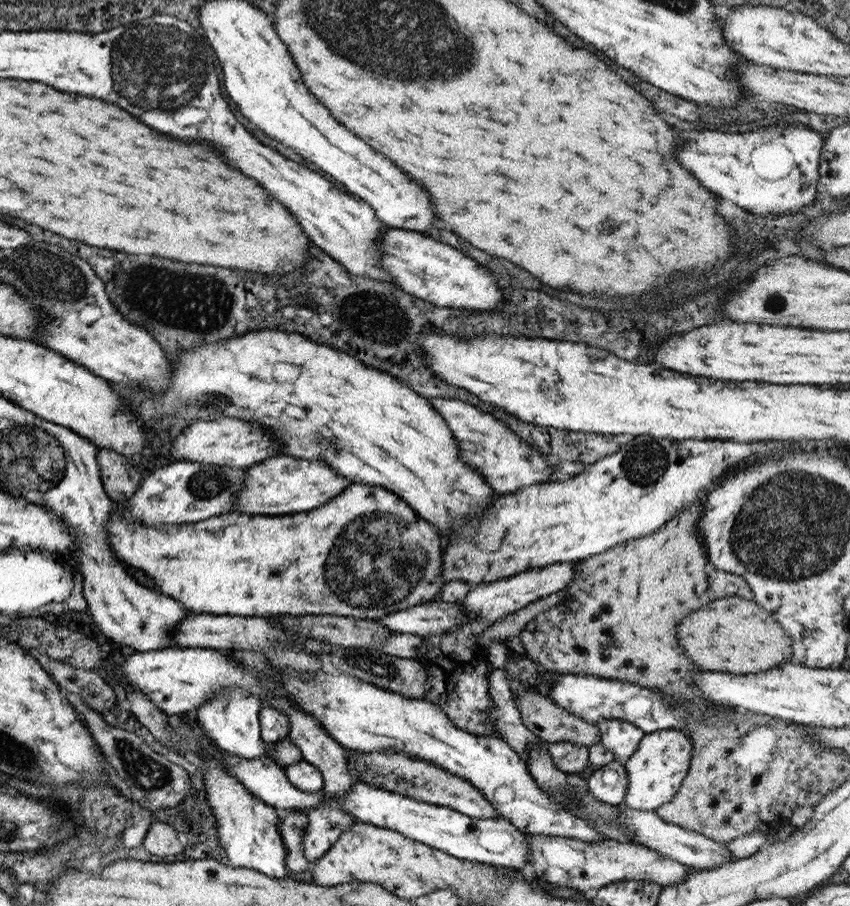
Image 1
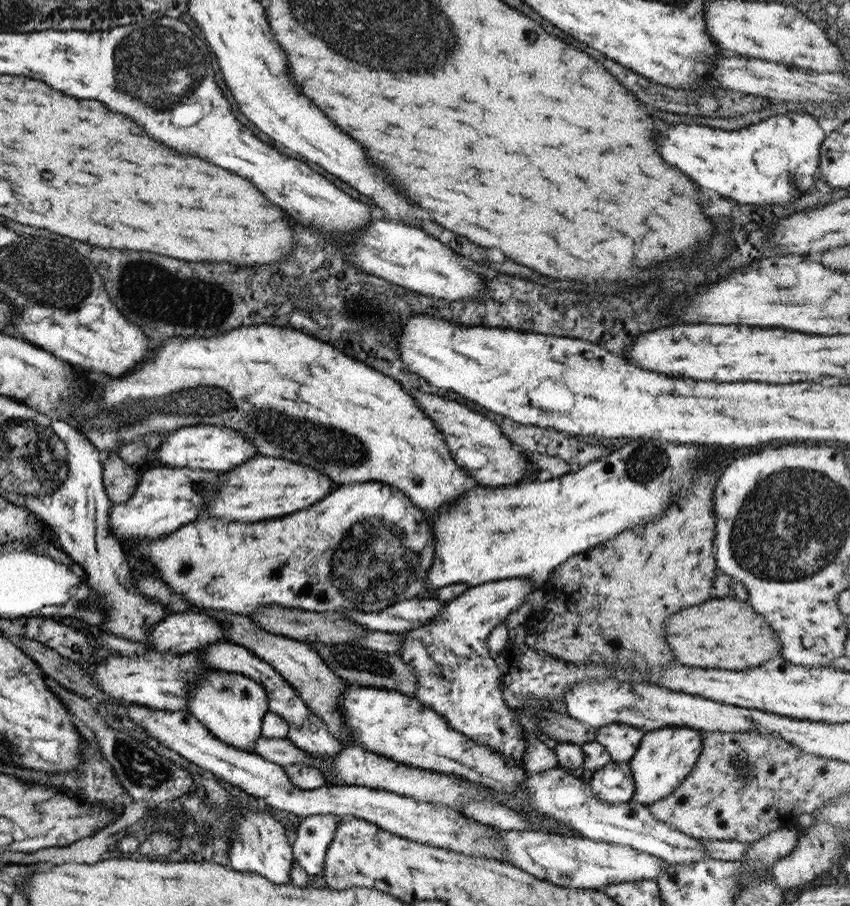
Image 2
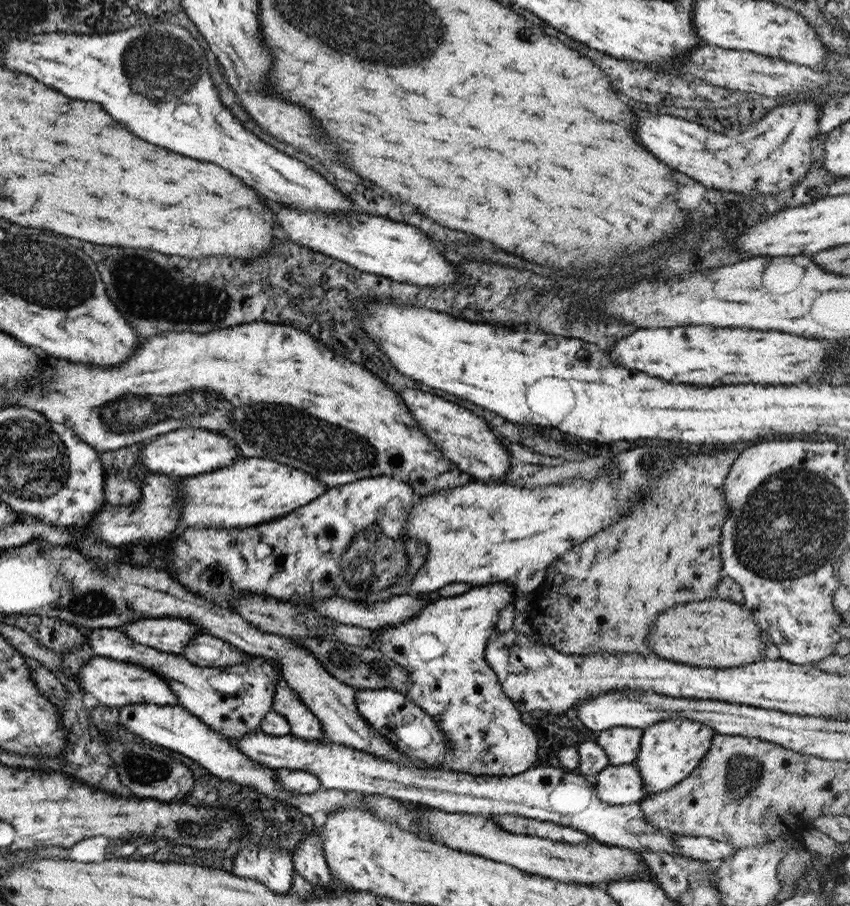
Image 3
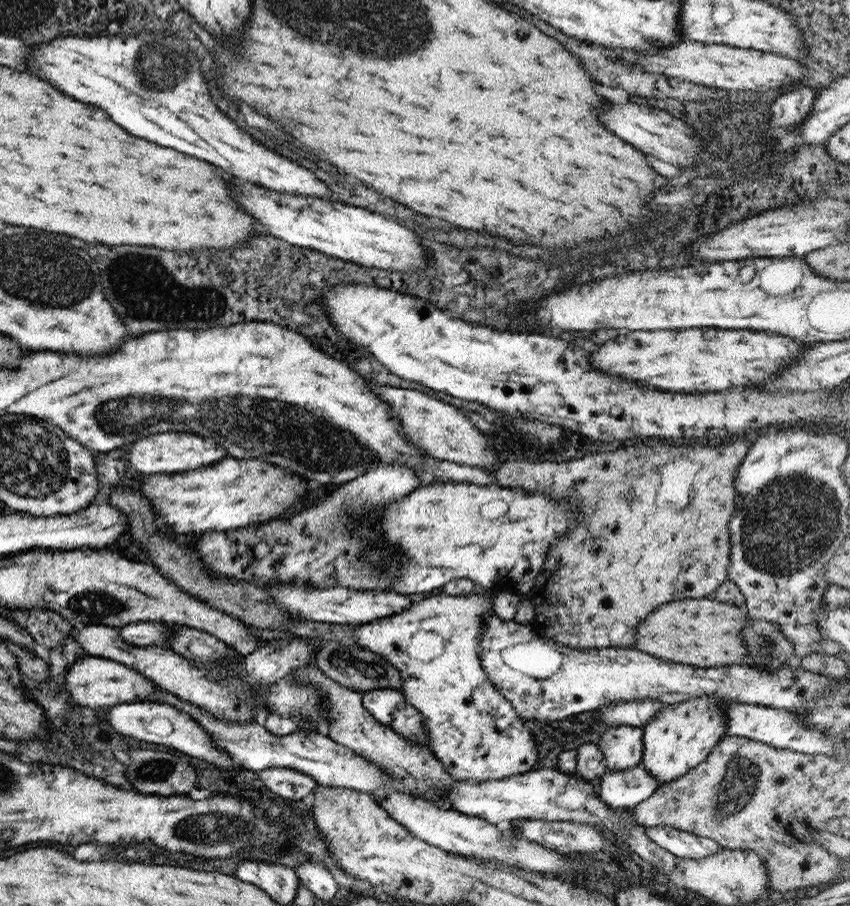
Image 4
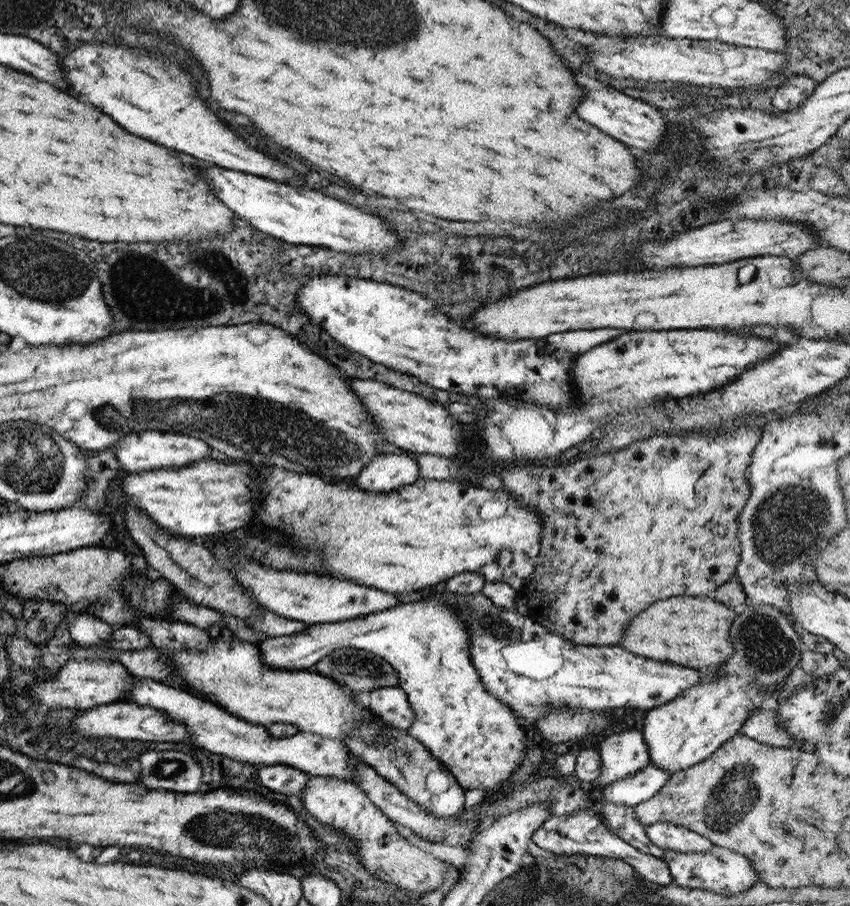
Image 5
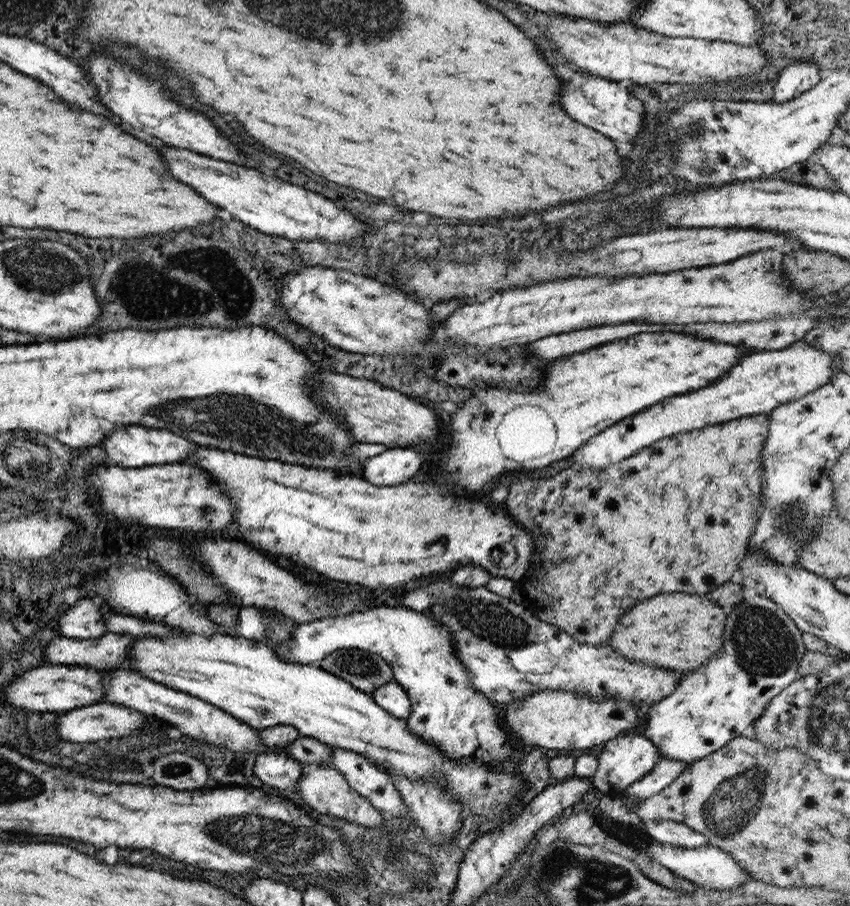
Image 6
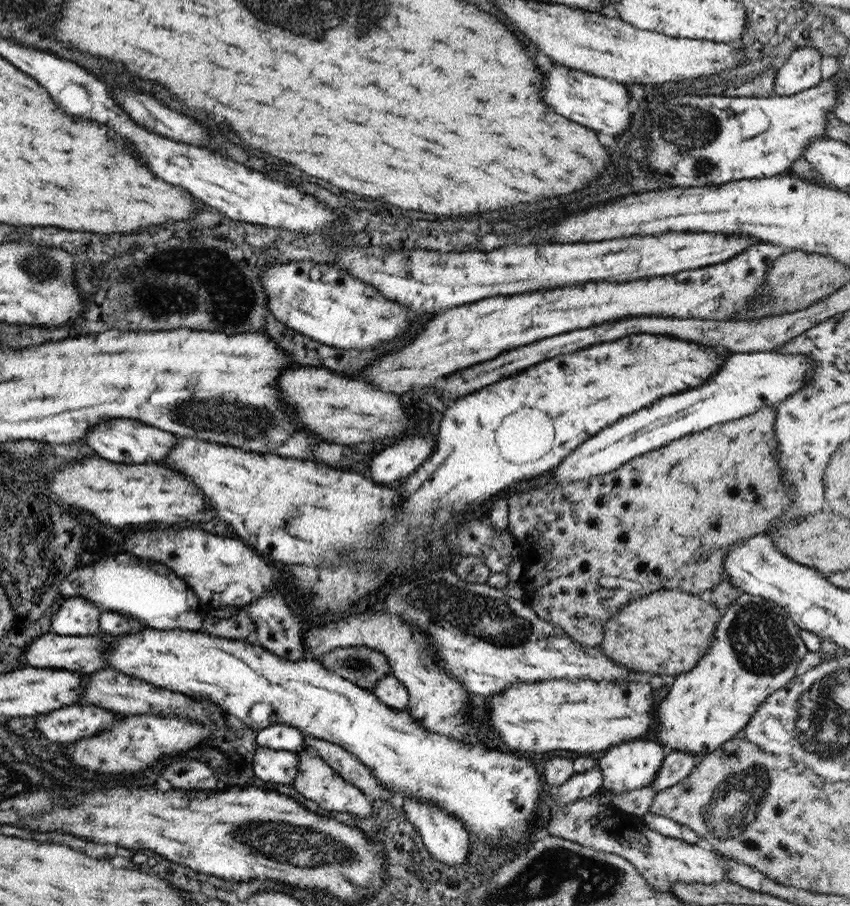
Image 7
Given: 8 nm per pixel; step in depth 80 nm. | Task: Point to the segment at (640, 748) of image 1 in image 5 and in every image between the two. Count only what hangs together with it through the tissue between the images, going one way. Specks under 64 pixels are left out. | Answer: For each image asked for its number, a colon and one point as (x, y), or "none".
2: (664, 756)
3: (668, 751)
4: (679, 736)
5: (684, 731)

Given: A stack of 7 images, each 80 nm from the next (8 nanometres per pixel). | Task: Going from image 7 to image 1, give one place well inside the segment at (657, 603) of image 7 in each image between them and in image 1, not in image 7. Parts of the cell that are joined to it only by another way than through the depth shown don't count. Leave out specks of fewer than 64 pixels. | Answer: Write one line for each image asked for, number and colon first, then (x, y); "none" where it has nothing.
1: (731, 634)
2: (723, 632)
3: (716, 632)
4: (700, 632)
5: (692, 632)
6: (680, 631)

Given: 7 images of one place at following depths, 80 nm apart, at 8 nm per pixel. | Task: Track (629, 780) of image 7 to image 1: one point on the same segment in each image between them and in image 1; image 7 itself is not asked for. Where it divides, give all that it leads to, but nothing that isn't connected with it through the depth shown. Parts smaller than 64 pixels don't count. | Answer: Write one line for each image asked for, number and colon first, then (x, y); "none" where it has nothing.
1: (621, 738)
2: (620, 741)
3: (620, 743)
4: (621, 747)
5: (623, 753)
6: (624, 759)

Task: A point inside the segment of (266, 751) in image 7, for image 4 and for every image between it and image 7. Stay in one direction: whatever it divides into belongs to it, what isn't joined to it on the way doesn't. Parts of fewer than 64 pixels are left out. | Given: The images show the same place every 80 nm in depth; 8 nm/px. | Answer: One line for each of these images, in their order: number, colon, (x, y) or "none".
4: (289, 784)
5: (282, 779)
6: (279, 771)

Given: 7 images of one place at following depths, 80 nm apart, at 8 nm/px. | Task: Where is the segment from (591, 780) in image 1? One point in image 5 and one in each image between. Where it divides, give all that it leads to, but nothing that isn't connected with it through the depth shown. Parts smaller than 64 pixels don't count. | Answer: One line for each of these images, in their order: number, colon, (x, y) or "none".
2: (612, 784)
3: (616, 784)
4: (620, 790)
5: (642, 785)

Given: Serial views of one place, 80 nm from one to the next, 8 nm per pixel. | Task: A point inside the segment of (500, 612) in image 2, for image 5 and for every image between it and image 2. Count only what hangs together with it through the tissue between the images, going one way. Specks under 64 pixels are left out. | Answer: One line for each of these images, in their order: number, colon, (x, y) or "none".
3: (442, 648)
4: (473, 732)
5: (472, 734)

